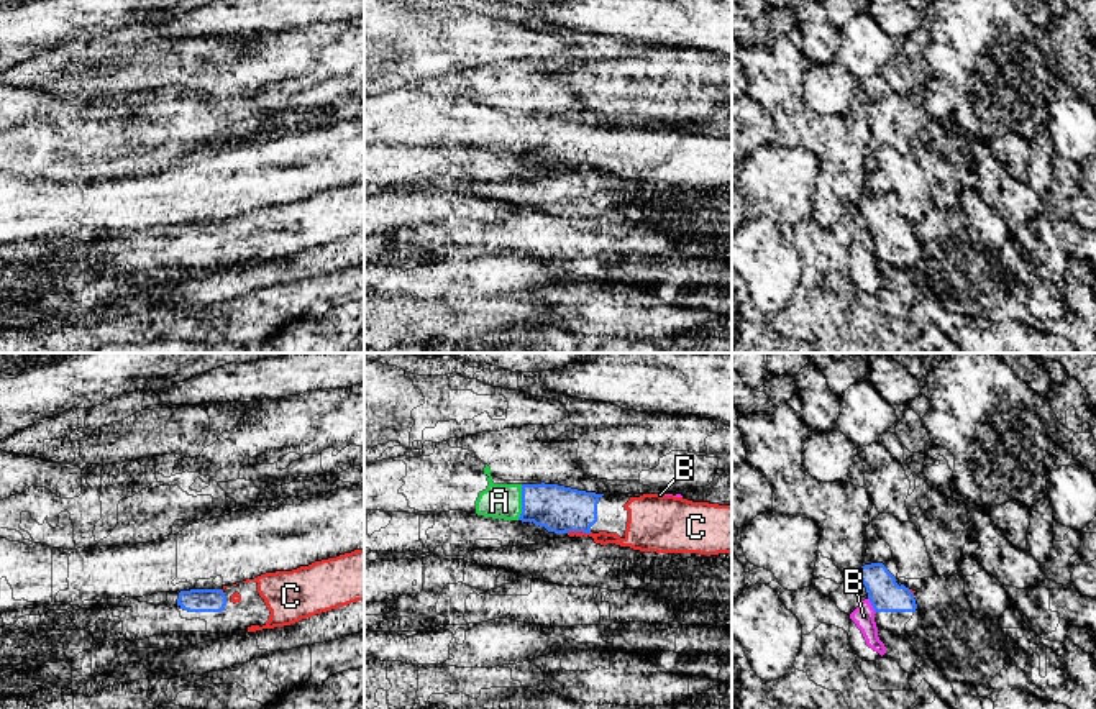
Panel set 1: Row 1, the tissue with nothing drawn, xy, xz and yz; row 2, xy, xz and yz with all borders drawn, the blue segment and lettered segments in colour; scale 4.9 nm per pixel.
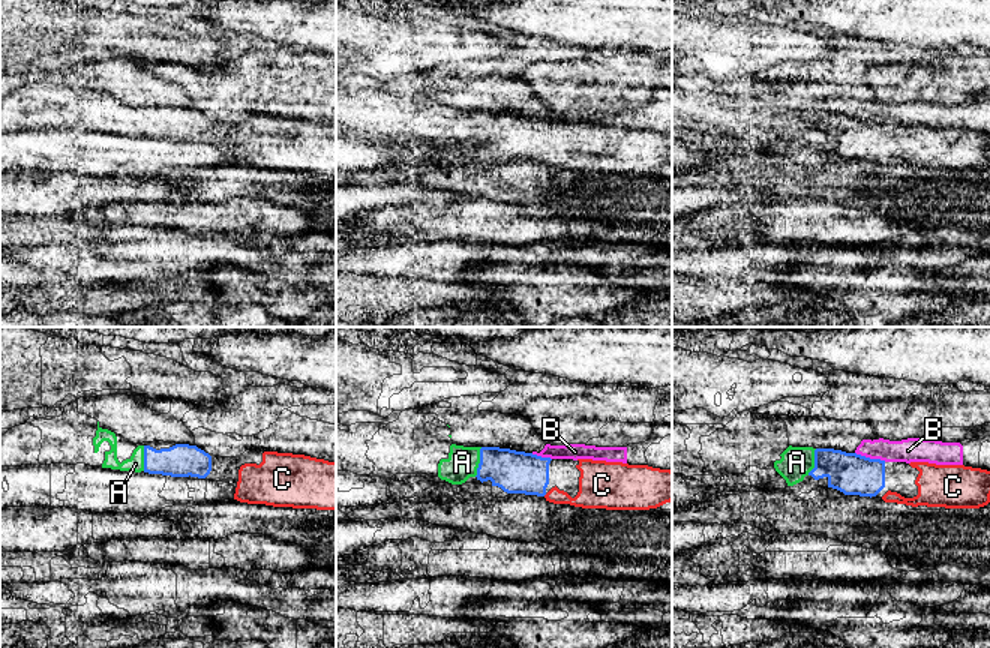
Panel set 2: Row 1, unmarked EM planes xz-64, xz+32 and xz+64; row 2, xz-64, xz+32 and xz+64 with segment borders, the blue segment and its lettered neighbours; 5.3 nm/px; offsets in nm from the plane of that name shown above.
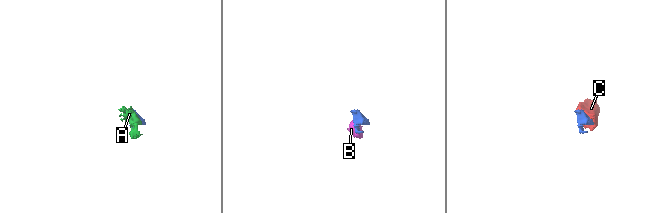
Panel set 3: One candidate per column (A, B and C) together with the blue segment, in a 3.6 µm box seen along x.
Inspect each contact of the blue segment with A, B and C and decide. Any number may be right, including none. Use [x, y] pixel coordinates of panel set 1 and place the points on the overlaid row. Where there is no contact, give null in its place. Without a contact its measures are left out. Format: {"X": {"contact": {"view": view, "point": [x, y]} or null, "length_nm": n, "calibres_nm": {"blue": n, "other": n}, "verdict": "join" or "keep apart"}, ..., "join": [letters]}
{"A": {"contact": {"view": "xz", "point": [522, 503]}, "length_nm": 180, "calibres_nm": {"blue": 220, "other": 180}, "verdict": "join"}, "B": {"contact": {"view": "yz", "point": [872, 604]}, "length_nm": 90, "calibres_nm": {"blue": 160, "other": 110}, "verdict": "keep apart"}, "C": {"contact": {"view": "xz", "point": [579, 530]}, "length_nm": 130, "calibres_nm": {"blue": 220, "other": 60}, "verdict": "join"}, "join": ["A", "C"]}

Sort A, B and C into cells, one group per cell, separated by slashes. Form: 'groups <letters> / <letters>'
groups A C / B

